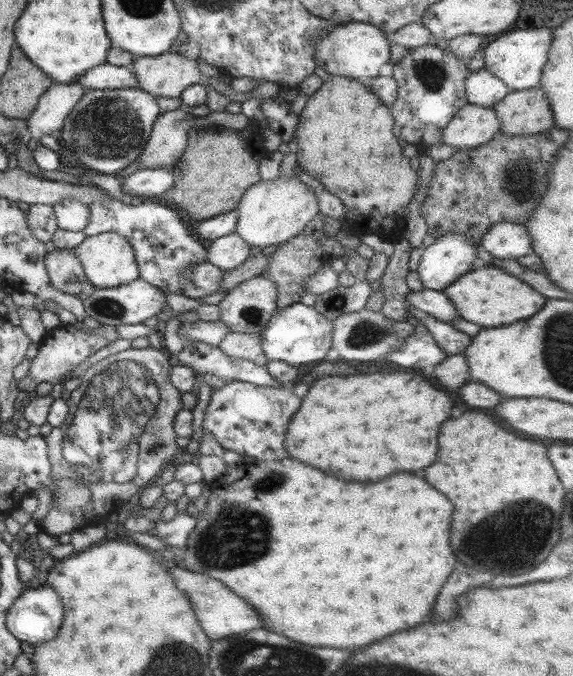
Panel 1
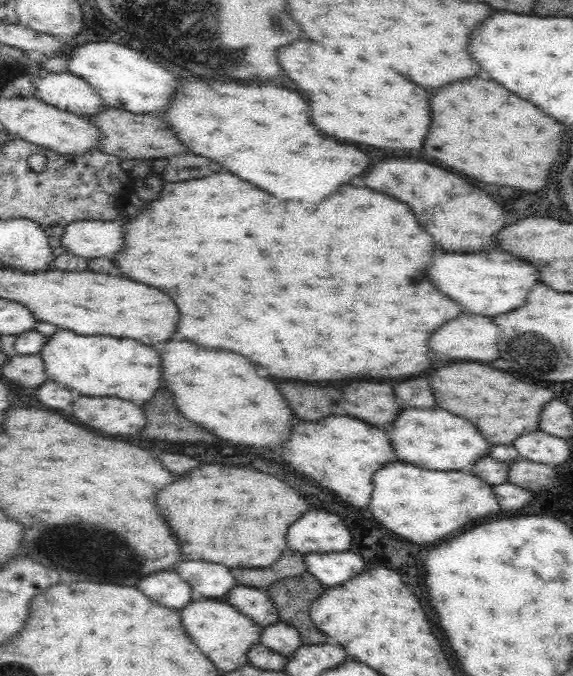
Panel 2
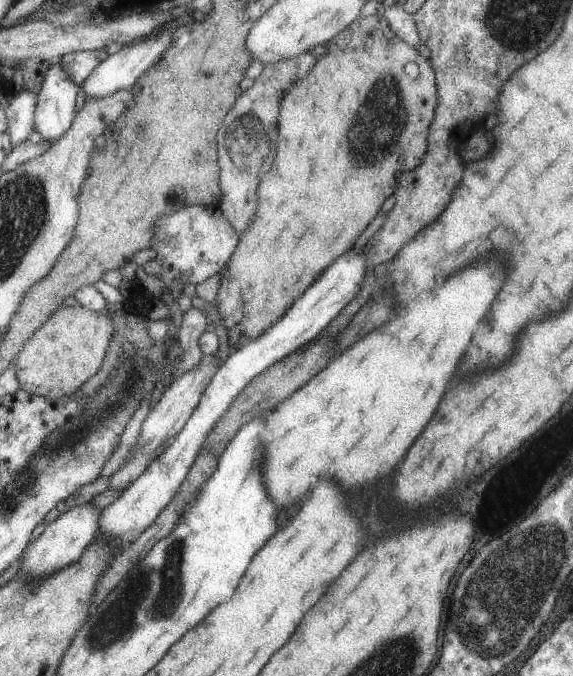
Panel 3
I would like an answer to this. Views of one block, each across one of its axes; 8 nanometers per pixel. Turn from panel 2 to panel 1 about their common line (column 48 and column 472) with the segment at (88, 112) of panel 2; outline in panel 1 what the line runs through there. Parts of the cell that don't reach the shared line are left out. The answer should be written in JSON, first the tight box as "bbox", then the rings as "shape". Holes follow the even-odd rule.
{"bbox":[464,69,510,107],"shape":[[[482,69],[465,77],[464,89],[467,103],[483,107],[492,107],[510,92],[501,80]]]}

